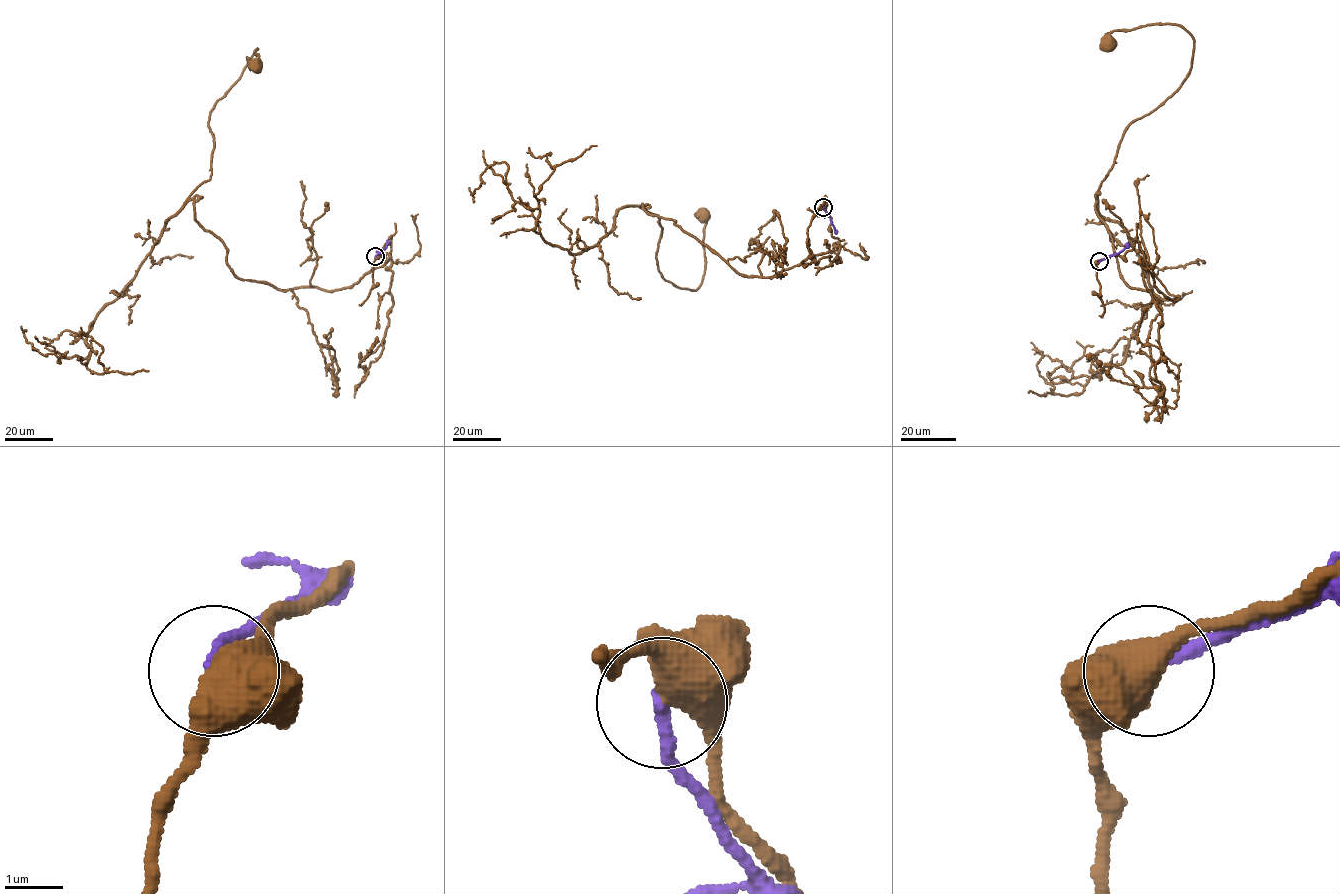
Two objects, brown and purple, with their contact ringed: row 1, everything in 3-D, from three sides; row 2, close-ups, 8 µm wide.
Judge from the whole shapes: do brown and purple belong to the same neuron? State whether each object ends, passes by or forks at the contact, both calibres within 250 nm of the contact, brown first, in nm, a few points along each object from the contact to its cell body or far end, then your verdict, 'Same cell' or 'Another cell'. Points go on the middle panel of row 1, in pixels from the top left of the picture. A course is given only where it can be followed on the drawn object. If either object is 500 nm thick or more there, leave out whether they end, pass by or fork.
Thickness 500 nm (brown) against 240 nm. Course of brown: (824, 207), (837, 249), (766, 277), (635, 205), (658, 215), (658, 270), (677, 287), (700, 286), (704, 215). Course of purple: (824, 207), (836, 233). Another cell

